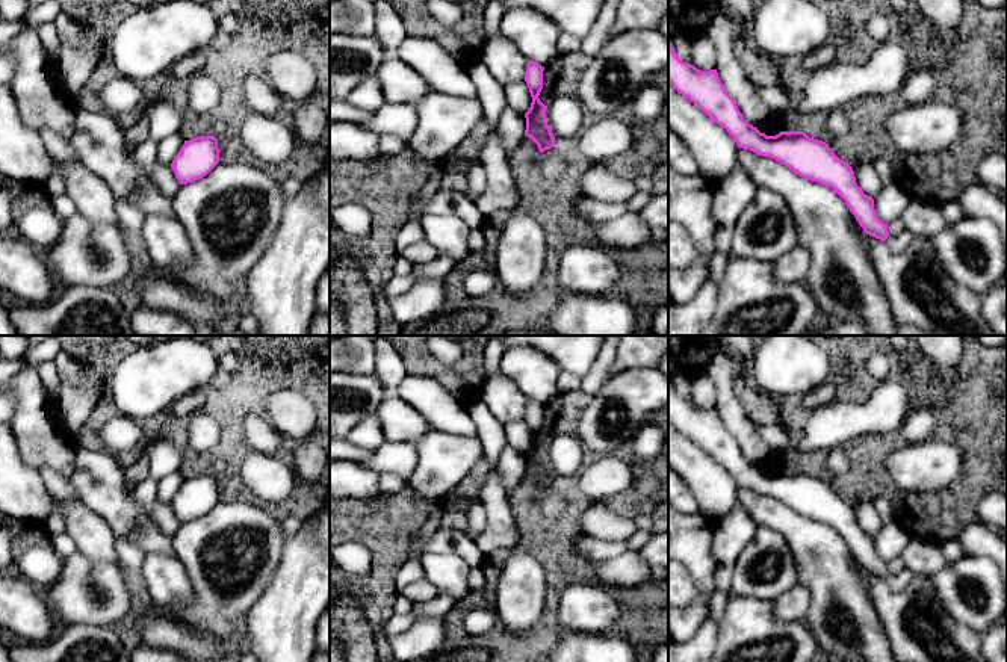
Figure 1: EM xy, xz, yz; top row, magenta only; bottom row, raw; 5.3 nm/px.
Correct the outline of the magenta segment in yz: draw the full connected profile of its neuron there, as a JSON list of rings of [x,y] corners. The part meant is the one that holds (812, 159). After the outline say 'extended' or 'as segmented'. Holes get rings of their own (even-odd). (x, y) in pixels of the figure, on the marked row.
[[[670,38],[668,82],[714,122],[724,127],[739,148],[771,157],[800,177],[832,187],[866,234],[883,242],[888,239],[888,224],[878,219],[872,196],[863,193],[856,183],[853,168],[841,160],[829,144],[809,138],[804,131],[780,131],[776,136],[761,133],[744,119],[735,100],[726,92],[717,70],[700,71],[682,62]]]; as segmented

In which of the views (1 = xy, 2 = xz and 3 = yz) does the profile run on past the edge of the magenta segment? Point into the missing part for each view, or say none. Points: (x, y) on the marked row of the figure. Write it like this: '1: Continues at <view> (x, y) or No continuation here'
1: No continuation here
2: No continuation here
3: No continuation here

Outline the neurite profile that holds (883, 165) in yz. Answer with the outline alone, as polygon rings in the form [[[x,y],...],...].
[[[878,156],[871,162],[871,165],[875,168],[885,186],[895,181],[891,156]]]

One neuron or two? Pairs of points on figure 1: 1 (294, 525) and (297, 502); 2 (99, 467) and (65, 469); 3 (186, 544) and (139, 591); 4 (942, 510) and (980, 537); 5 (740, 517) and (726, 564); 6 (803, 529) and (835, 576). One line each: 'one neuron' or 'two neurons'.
1: two neurons
2: two neurons
3: two neurons
4: two neurons
5: one neuron
6: one neuron

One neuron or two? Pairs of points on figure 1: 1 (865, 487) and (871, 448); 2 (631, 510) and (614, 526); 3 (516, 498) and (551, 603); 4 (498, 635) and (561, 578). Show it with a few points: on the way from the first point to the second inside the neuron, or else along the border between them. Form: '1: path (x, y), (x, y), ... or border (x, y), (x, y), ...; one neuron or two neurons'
1: path (867, 478), (867, 457); one neuron
2: border (602, 502), (613, 511), (632, 519); two neurons
3: path (531, 523), (560, 553), (560, 578); one neuron
4: path (522, 641), (534, 641), (549, 626), (551, 602); one neuron

